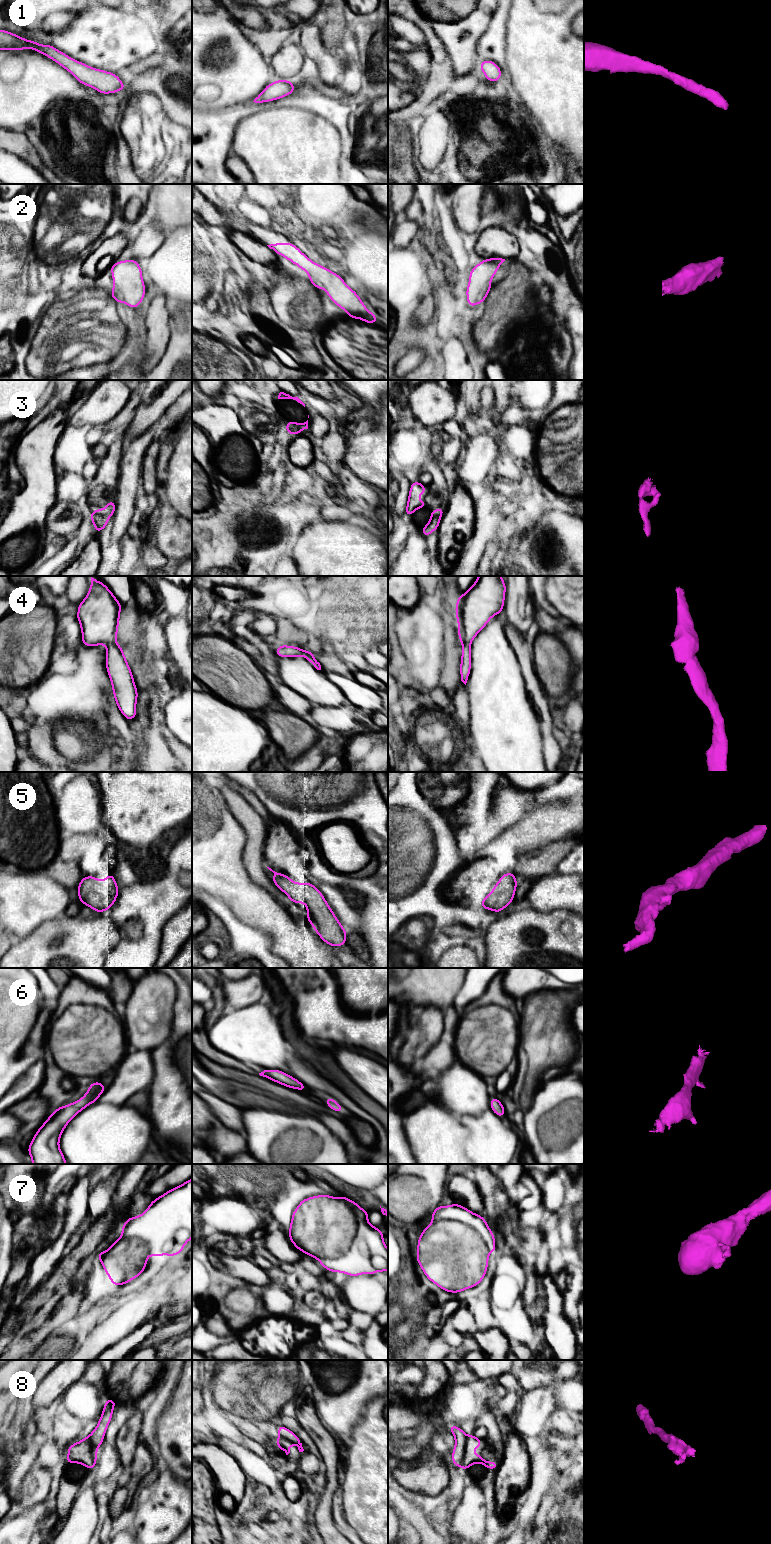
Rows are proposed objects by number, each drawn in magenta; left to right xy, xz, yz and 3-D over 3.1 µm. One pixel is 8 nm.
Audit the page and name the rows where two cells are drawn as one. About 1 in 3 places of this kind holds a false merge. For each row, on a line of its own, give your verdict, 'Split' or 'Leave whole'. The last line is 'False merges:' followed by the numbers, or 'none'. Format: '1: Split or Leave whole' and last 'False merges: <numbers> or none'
1: Leave whole
2: Leave whole
3: Leave whole
4: Leave whole
5: Leave whole
6: Leave whole
7: Leave whole
8: Split
False merges: 8

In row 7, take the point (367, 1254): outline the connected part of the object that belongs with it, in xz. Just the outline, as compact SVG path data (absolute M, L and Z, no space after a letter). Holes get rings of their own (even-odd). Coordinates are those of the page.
M325 1194L302 1199L293 1211L288 1237L298 1250L319 1259L319 1264L333 1273L357 1277L388 1271L385 1236L368 1222L369 1212L342 1195L339 1198Z

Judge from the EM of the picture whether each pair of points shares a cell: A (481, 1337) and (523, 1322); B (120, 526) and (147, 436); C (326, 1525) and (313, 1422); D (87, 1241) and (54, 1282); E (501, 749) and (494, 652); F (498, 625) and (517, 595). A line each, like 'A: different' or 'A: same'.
A: different
B: same
C: same
D: same
E: same
F: different

